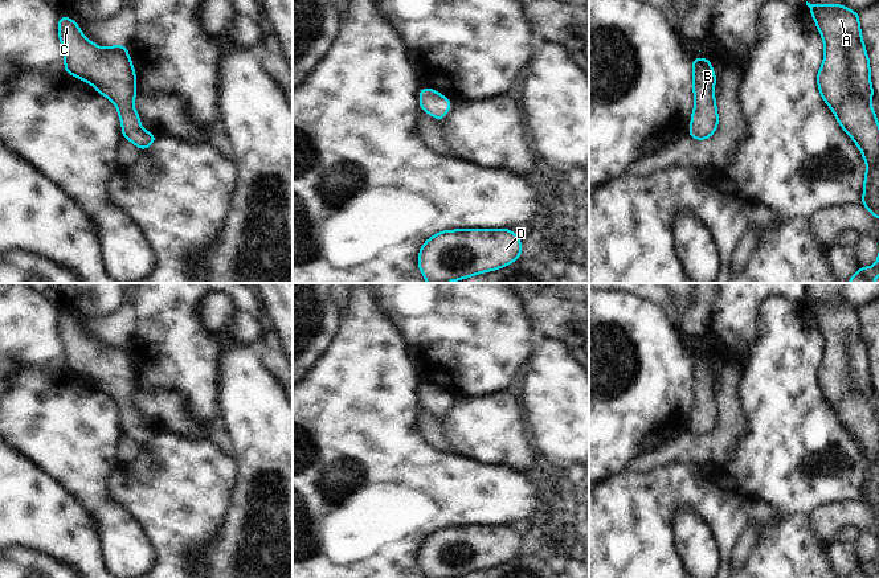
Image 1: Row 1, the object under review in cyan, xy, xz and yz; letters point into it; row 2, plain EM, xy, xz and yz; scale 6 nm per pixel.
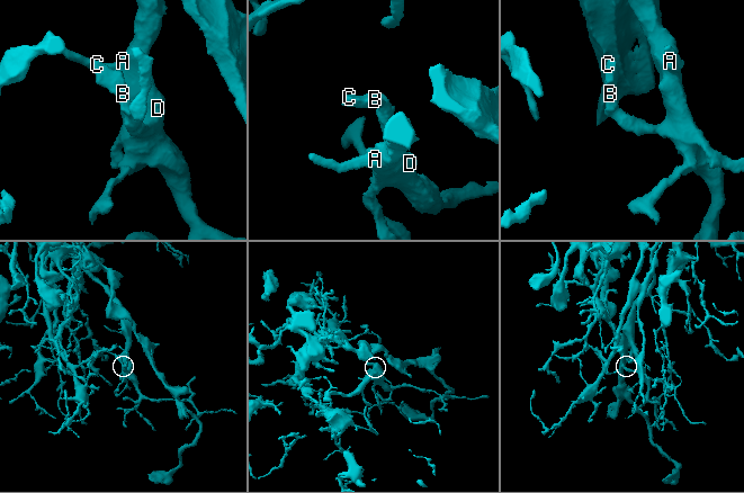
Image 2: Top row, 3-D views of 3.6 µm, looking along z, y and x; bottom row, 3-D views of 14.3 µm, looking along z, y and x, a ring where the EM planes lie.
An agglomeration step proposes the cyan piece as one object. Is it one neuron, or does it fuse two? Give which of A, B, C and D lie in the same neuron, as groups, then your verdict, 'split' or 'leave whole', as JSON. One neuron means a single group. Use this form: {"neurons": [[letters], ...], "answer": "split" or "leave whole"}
{"neurons": [["A", "B", "C", "D"]], "answer": "leave whole"}

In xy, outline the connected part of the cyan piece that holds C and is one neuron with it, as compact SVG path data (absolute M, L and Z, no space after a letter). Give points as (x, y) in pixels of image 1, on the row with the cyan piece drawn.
M58 16L58 38L66 62L64 70L91 83L97 93L110 98L119 112L123 138L144 151L155 140L152 132L140 128L134 110L136 78L128 50L123 45L102 49L83 37L75 21Z

